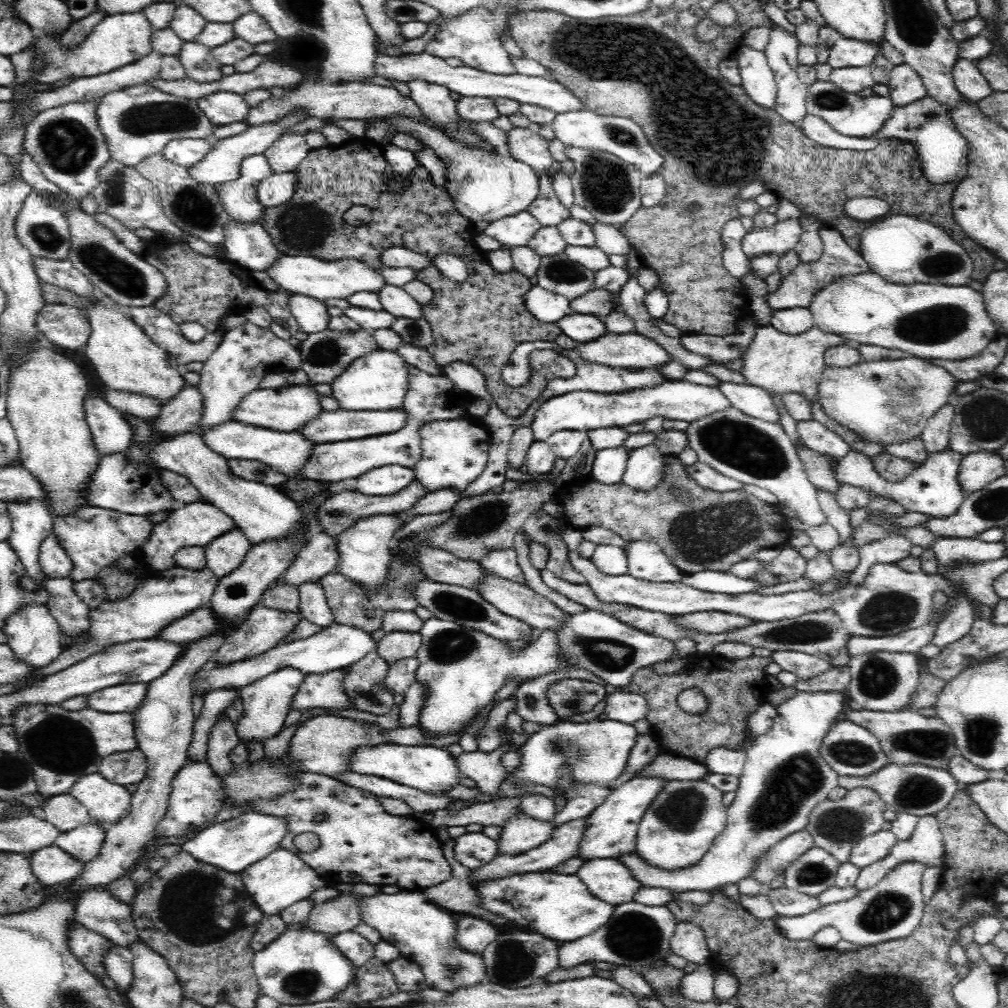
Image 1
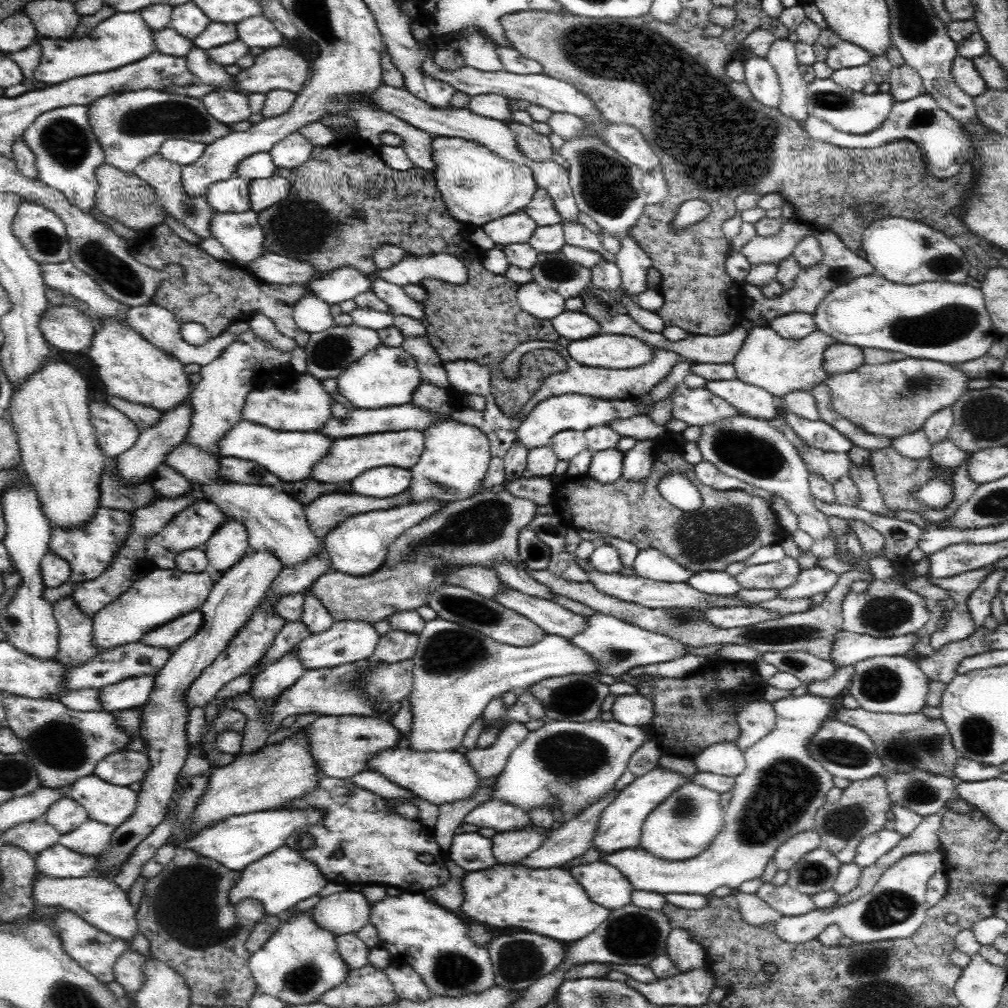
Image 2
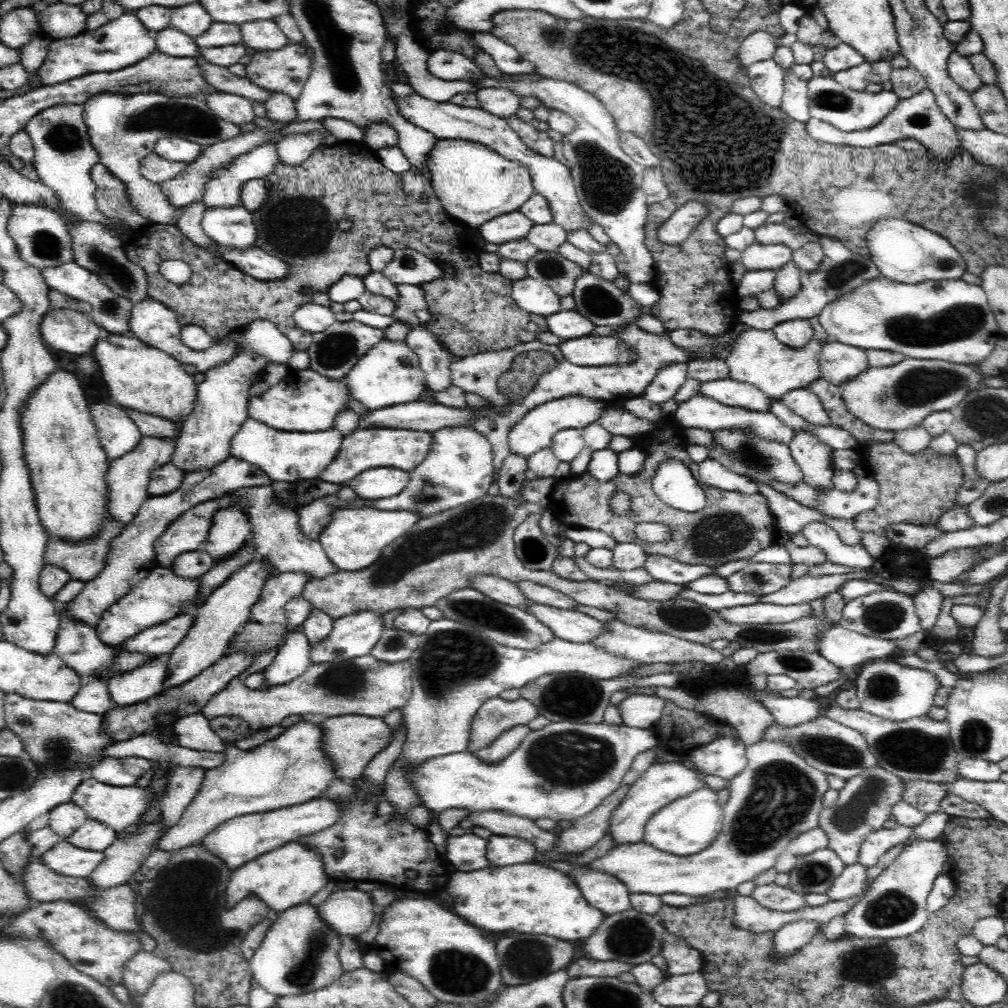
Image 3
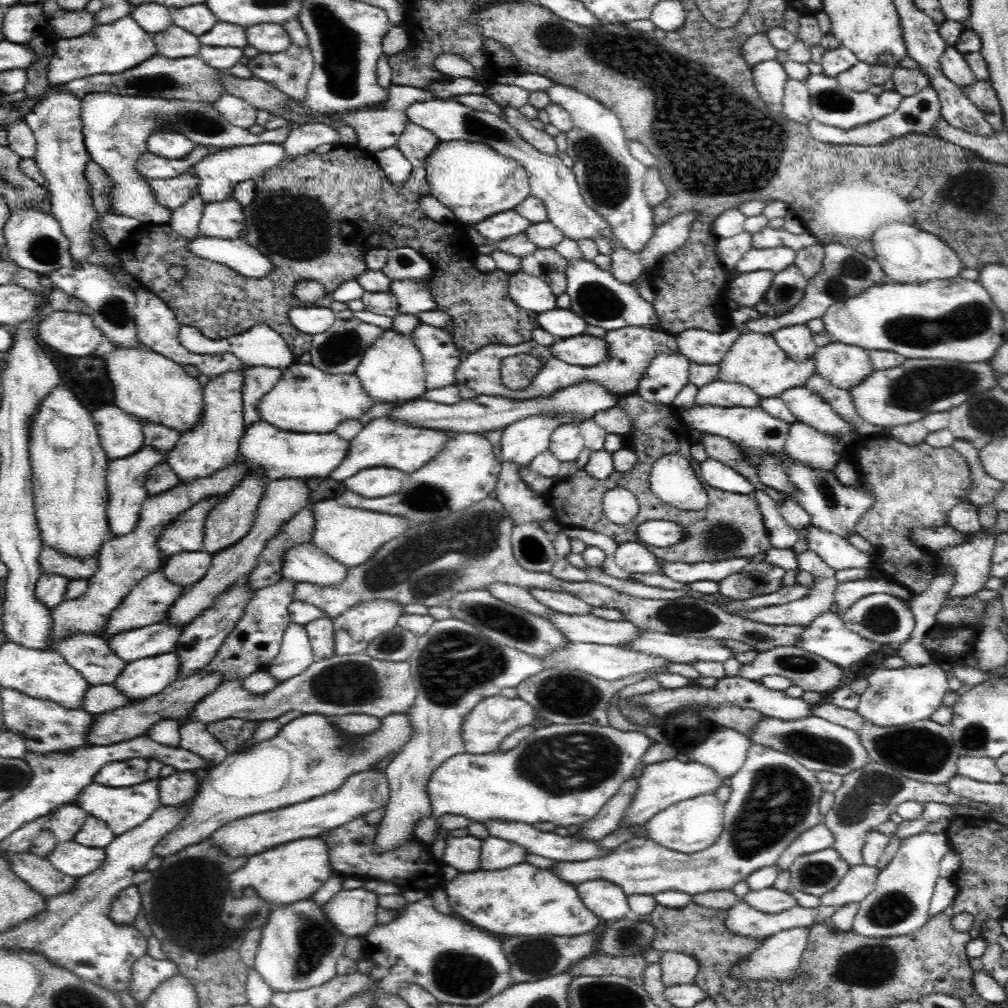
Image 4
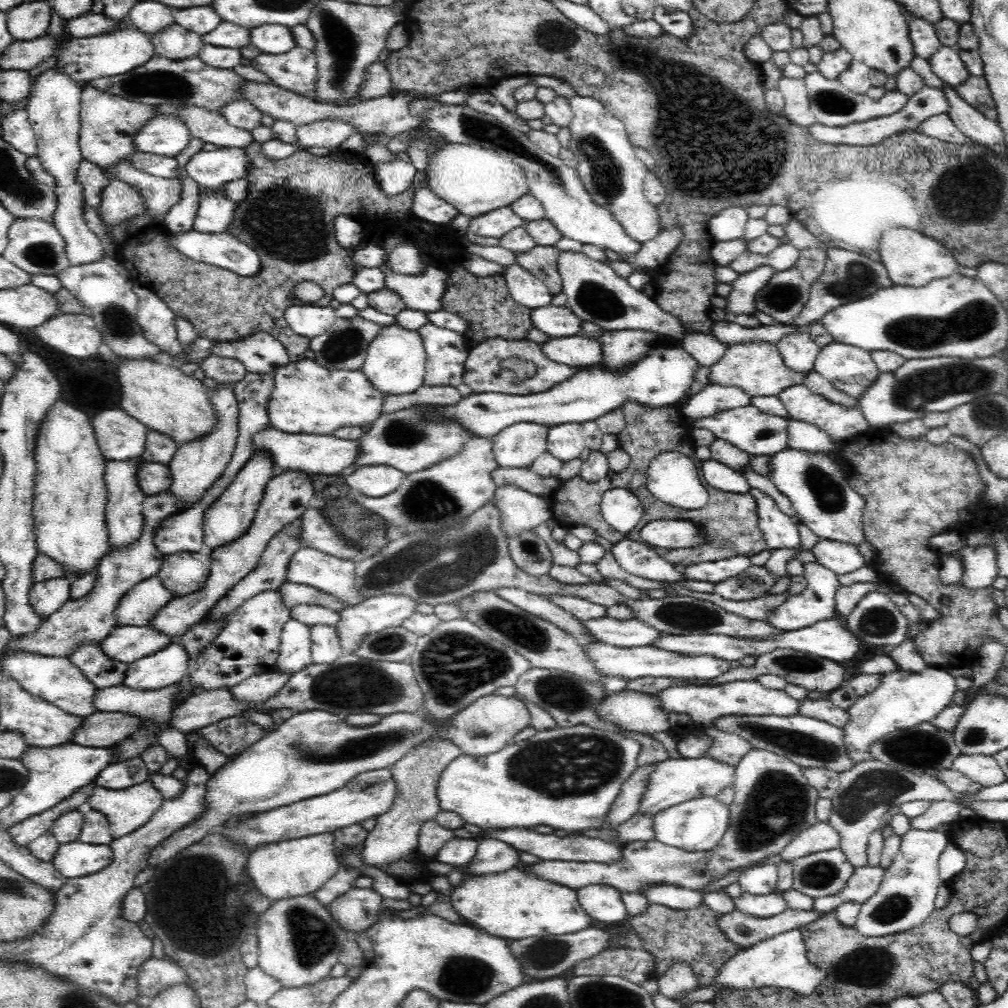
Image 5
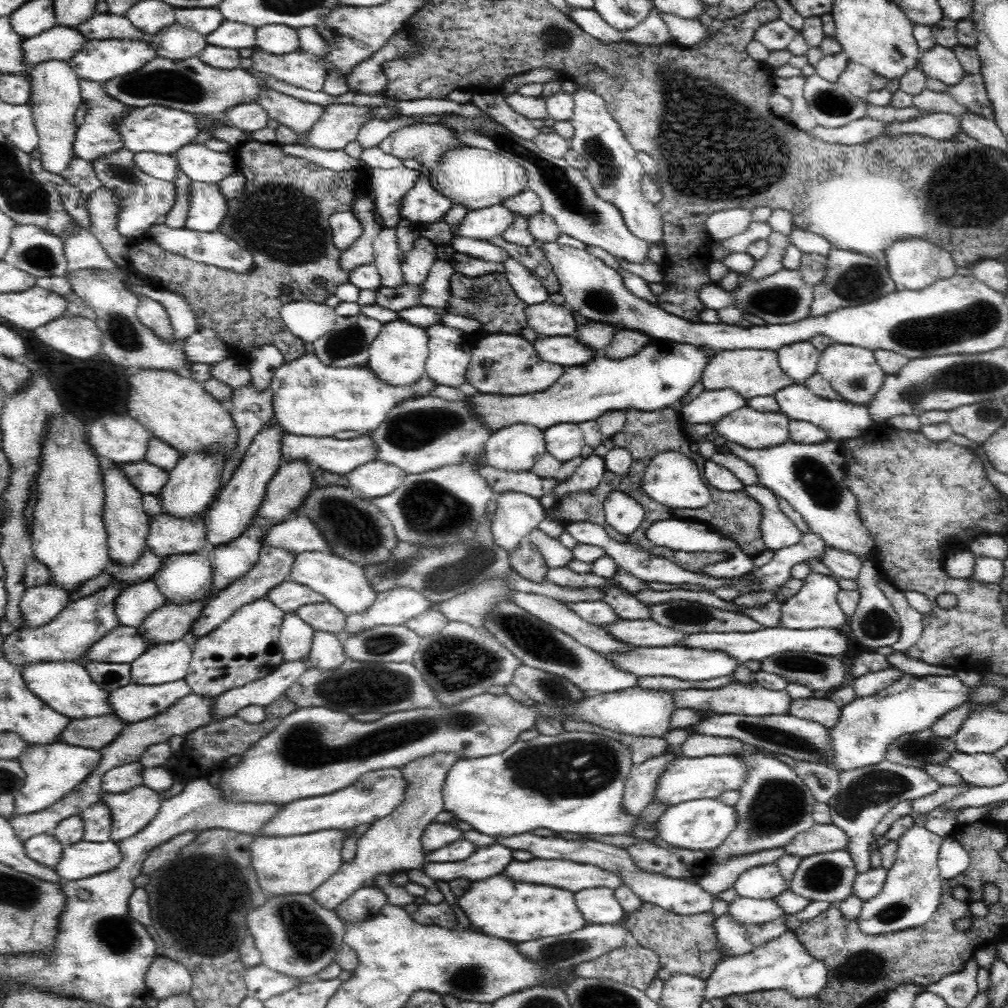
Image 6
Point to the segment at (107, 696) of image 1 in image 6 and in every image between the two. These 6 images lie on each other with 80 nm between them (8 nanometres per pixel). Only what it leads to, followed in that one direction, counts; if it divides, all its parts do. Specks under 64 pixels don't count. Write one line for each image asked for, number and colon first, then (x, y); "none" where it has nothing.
2: (129, 693)
3: (134, 686)
4: (143, 678)
5: (169, 665)
6: (169, 662)

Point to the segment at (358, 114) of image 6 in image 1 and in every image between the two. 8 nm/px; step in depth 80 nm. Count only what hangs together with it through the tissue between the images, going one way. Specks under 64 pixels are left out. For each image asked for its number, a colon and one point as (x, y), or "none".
1: (285, 155)
2: (292, 151)
3: (295, 148)
4: (301, 139)
5: (330, 133)

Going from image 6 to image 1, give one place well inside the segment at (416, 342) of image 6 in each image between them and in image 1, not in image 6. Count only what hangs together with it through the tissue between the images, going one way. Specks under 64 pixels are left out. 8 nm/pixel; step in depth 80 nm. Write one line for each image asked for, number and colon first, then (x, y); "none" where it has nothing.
1: (377, 381)
2: (387, 376)
3: (389, 374)
4: (391, 369)
5: (395, 364)

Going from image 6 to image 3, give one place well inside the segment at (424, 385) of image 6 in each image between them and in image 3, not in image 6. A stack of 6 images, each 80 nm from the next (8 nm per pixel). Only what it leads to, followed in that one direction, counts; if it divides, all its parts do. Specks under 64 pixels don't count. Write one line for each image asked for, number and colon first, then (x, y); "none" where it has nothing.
3: (304, 401)
4: (306, 399)
5: (307, 398)

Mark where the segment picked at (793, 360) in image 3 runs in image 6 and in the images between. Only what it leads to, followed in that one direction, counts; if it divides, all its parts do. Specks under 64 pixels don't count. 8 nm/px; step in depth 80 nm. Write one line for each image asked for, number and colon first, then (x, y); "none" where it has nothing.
4: (755, 360)
5: (756, 368)
6: (749, 373)

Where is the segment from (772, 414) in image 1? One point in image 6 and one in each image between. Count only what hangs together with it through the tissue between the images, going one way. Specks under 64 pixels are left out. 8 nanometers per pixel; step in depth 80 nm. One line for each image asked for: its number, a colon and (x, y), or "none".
2: (752, 401)
3: (728, 392)
4: (716, 394)
5: (712, 399)
6: (710, 406)

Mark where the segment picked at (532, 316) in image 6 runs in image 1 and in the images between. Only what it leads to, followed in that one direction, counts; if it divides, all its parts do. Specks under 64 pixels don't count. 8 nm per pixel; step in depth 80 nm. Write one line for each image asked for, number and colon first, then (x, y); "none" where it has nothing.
1: (581, 328)
2: (571, 325)
3: (566, 324)
4: (562, 323)
5: (555, 321)

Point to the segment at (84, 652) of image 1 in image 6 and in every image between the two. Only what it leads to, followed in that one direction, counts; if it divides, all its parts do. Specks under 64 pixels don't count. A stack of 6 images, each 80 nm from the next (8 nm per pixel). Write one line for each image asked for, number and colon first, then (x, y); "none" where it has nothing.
2: (162, 595)
3: (160, 596)
4: (146, 603)
5: (141, 602)
6: (135, 603)

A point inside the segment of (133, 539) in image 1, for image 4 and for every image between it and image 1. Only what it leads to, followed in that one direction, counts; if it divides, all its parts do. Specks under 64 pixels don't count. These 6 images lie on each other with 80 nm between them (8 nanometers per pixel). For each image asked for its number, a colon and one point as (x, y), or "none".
2: (89, 551)
3: (82, 561)
4: (51, 562)

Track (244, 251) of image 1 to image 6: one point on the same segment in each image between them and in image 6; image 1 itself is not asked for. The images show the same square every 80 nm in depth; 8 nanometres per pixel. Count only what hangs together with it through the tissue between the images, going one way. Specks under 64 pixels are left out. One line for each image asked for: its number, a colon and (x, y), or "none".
2: (239, 232)
3: (232, 227)
4: (222, 219)
5: (214, 213)
6: (207, 205)

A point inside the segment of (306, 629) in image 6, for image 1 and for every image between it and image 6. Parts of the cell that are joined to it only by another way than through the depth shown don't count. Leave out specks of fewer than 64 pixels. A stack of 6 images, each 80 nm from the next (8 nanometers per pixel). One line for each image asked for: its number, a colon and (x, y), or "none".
1: (265, 707)
2: (272, 679)
3: (292, 658)
4: (295, 655)
5: (295, 641)

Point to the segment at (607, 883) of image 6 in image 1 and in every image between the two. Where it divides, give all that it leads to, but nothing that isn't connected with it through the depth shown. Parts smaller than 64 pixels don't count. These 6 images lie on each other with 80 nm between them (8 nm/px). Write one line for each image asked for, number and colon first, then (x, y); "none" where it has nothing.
1: (784, 779)
2: (779, 793)
3: (777, 796)
4: (773, 799)
5: (774, 801)

